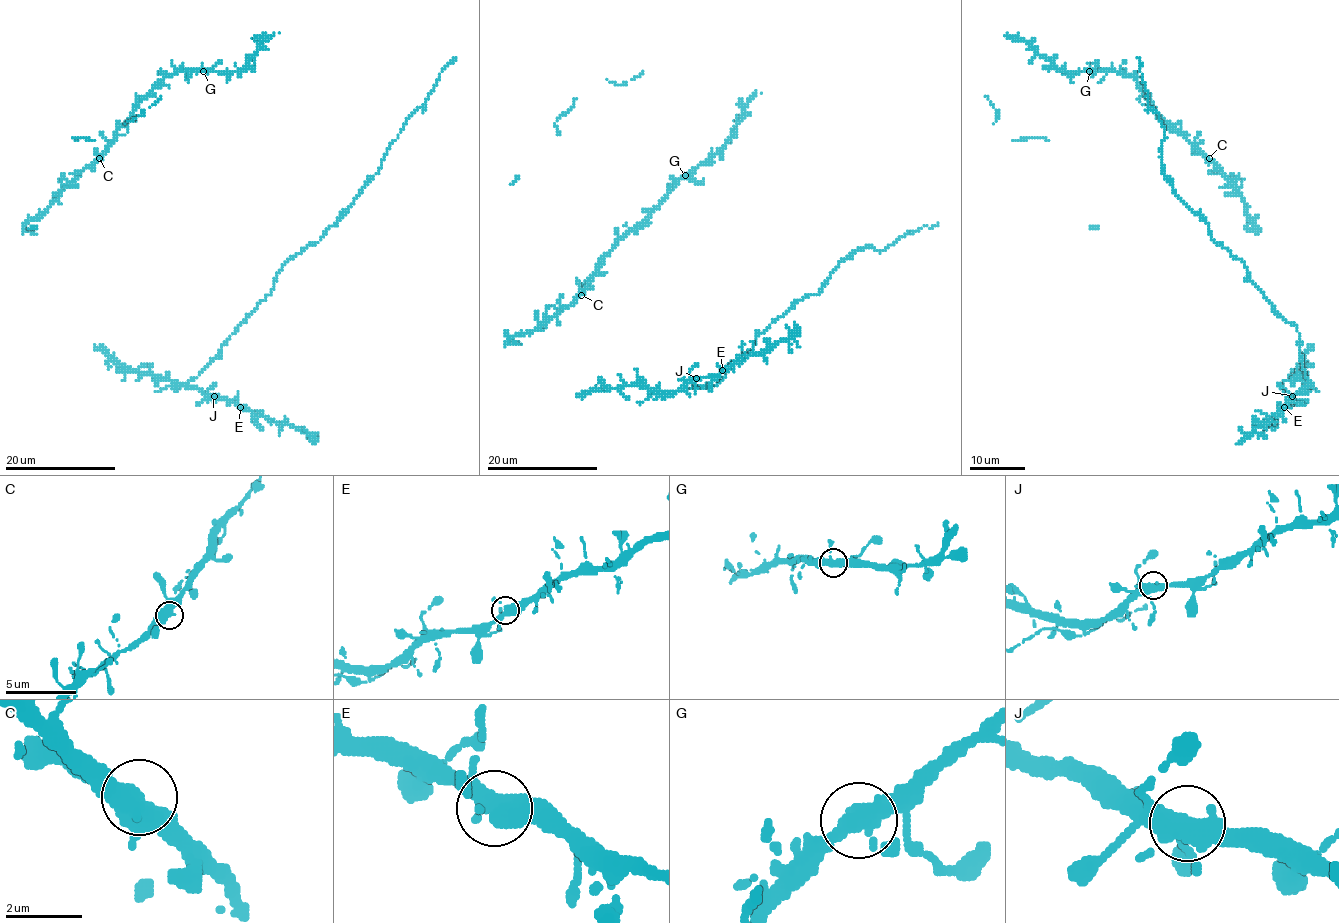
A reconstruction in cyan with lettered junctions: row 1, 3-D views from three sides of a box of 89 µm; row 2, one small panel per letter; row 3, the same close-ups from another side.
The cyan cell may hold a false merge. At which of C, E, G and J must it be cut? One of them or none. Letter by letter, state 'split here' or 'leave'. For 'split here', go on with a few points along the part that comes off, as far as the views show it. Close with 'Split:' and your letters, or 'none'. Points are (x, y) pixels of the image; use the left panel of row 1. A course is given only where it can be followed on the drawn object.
C: leave
E: leave
G: leave
J: leave
Split: none

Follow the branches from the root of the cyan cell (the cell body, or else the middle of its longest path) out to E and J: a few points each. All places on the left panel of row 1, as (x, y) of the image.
E: (94, 345), (101, 346), (131, 369), (186, 384), (219, 399), (230, 399), (240, 407)
J: (94, 345), (101, 346), (131, 369), (178, 381), (214, 396)

